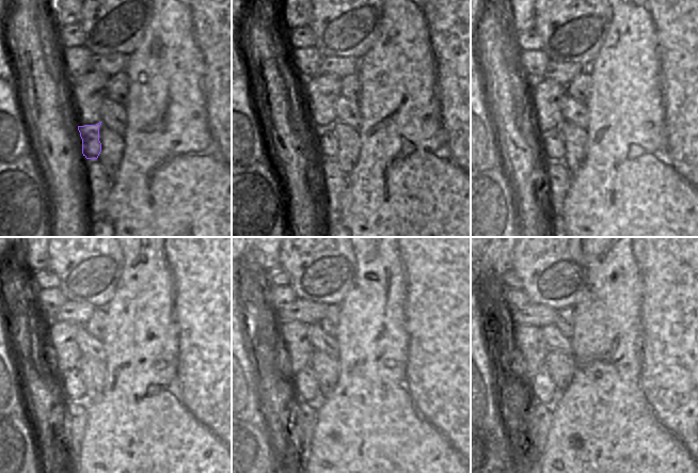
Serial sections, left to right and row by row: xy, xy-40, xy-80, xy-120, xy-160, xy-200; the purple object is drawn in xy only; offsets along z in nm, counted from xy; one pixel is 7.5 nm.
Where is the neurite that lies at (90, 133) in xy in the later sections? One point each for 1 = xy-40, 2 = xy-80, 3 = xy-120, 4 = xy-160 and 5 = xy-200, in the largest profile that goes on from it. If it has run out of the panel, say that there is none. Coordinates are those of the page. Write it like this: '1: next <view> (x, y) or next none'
1: next xy-40 (327, 143)
2: next xy-80 (553, 145)
3: next xy-120 (72, 385)
4: next xy-160 (306, 389)
5: next xy-200 (543, 390)

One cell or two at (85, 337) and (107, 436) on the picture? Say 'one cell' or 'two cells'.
two cells

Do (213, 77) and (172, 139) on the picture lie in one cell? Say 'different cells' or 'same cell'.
same cell

